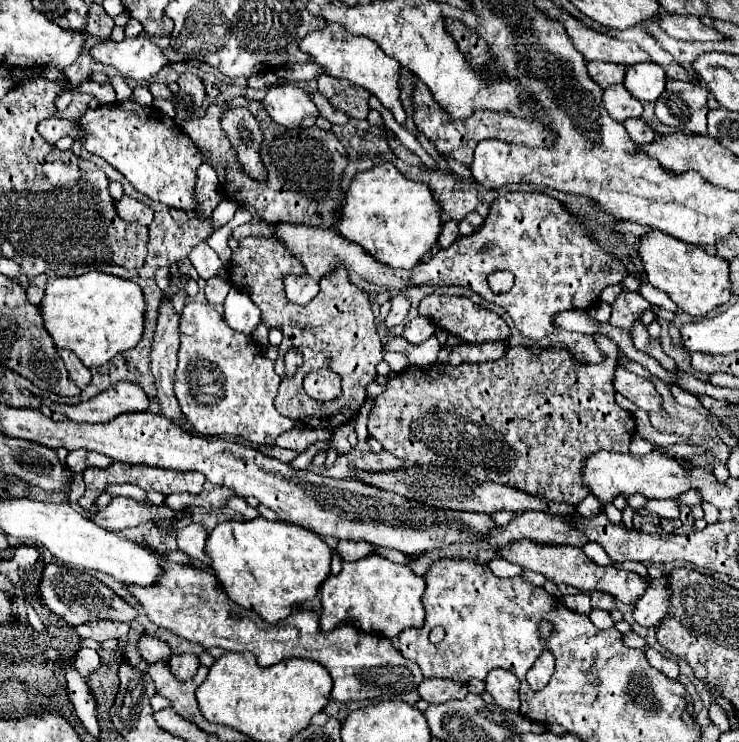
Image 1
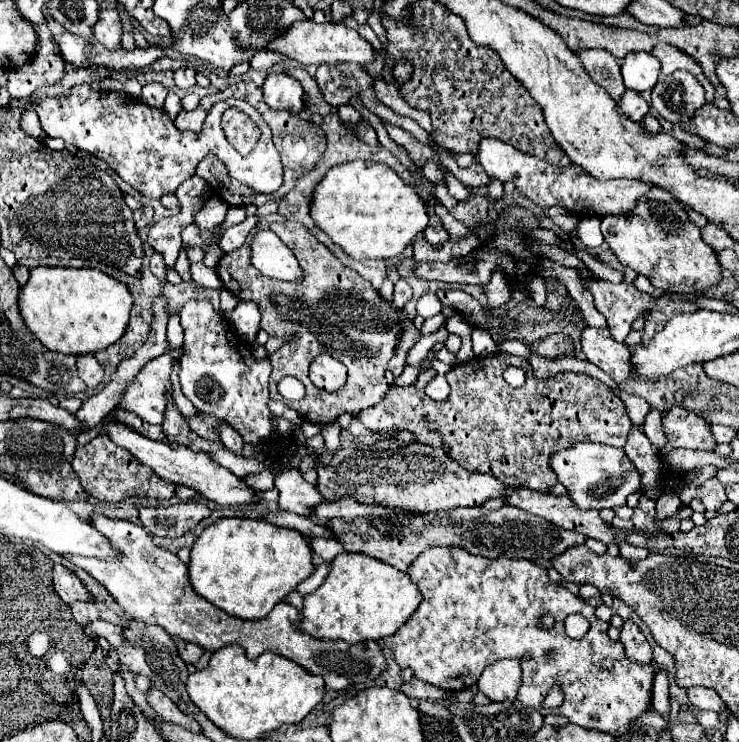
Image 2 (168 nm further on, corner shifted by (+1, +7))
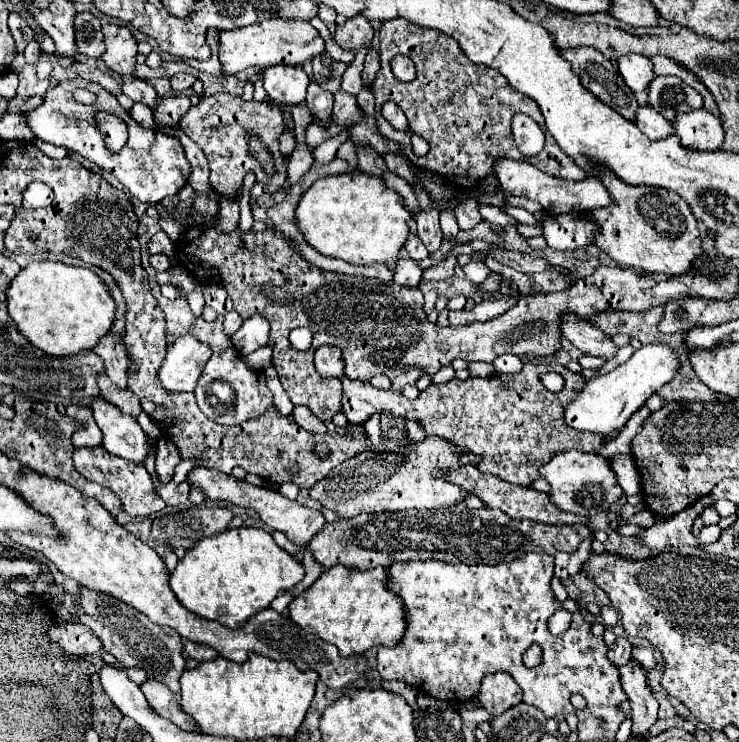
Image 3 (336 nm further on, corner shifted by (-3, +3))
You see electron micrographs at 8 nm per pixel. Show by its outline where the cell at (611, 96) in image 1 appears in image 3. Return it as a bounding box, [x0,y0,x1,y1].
[635,105,673,139]

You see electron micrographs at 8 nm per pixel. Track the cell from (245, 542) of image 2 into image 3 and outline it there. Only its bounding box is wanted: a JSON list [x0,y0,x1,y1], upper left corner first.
[169,527,303,629]

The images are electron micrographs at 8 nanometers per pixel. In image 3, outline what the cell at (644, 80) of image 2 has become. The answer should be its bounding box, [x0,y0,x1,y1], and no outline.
[617,55,655,91]

